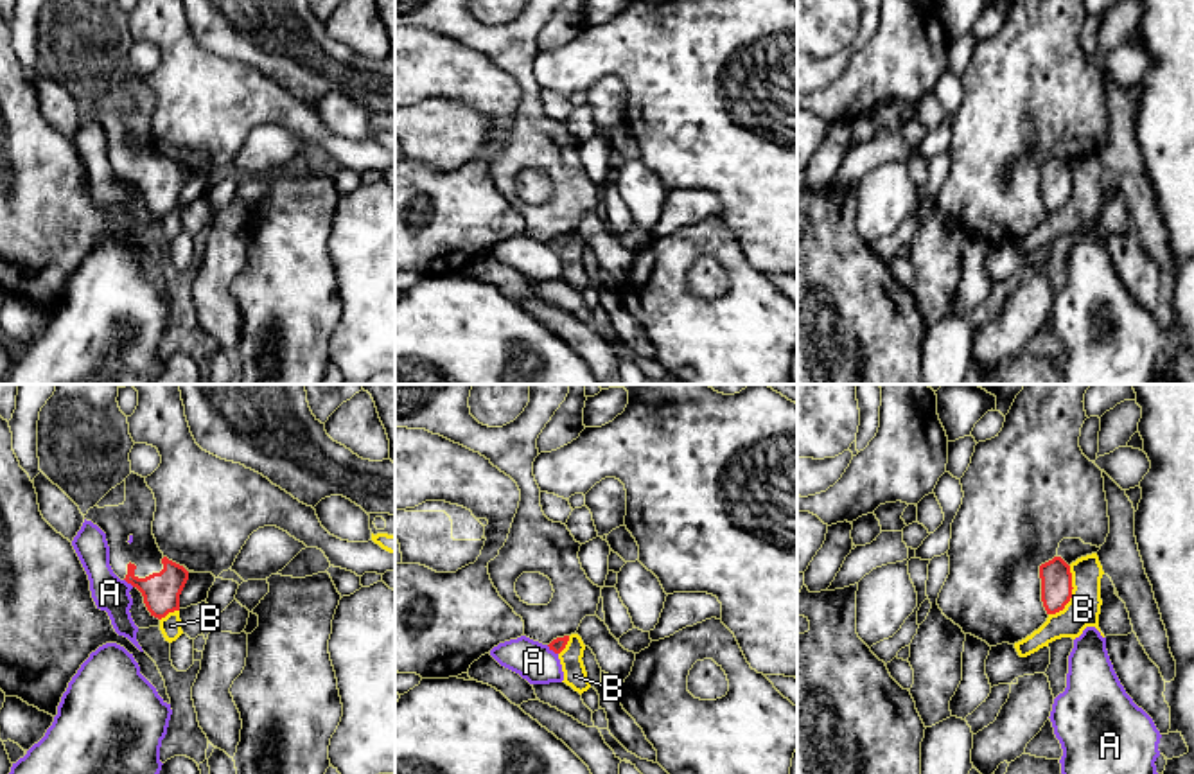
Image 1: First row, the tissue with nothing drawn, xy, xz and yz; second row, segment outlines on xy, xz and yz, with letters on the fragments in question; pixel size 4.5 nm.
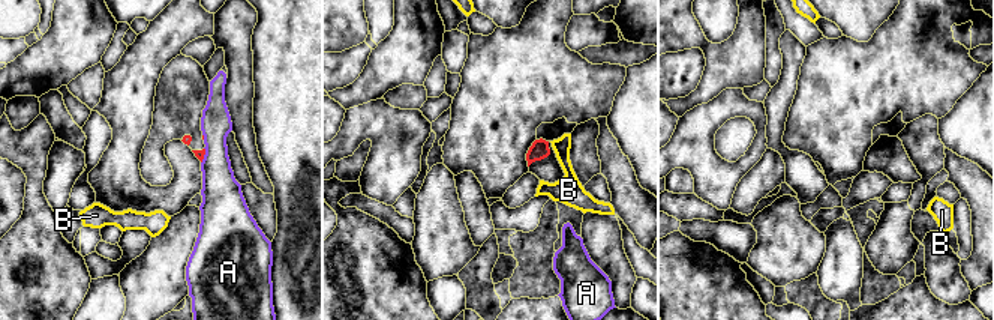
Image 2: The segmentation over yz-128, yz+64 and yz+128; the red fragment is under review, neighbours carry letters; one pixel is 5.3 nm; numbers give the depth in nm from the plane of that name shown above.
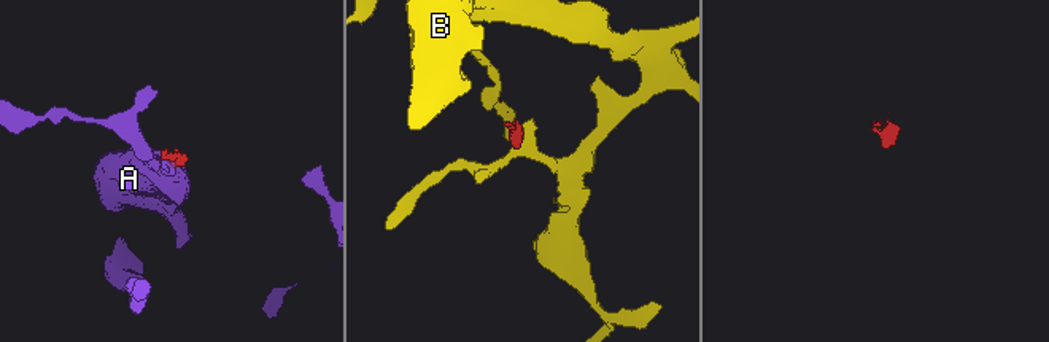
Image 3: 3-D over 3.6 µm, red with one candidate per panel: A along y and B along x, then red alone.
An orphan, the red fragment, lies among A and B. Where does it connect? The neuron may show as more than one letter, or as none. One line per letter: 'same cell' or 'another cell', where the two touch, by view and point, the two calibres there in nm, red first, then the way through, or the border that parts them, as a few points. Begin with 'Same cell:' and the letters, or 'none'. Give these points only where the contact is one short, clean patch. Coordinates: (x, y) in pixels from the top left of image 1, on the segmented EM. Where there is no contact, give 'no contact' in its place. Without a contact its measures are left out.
Same cell: none
A: another cell | xz (552, 649) | 70/180 nm | along xz (546, 645), (557, 654)
B: another cell | yz (1071, 595) | 140/150 nm | along yz (1071, 566), (1072, 597), (1062, 609), (1049, 615)

